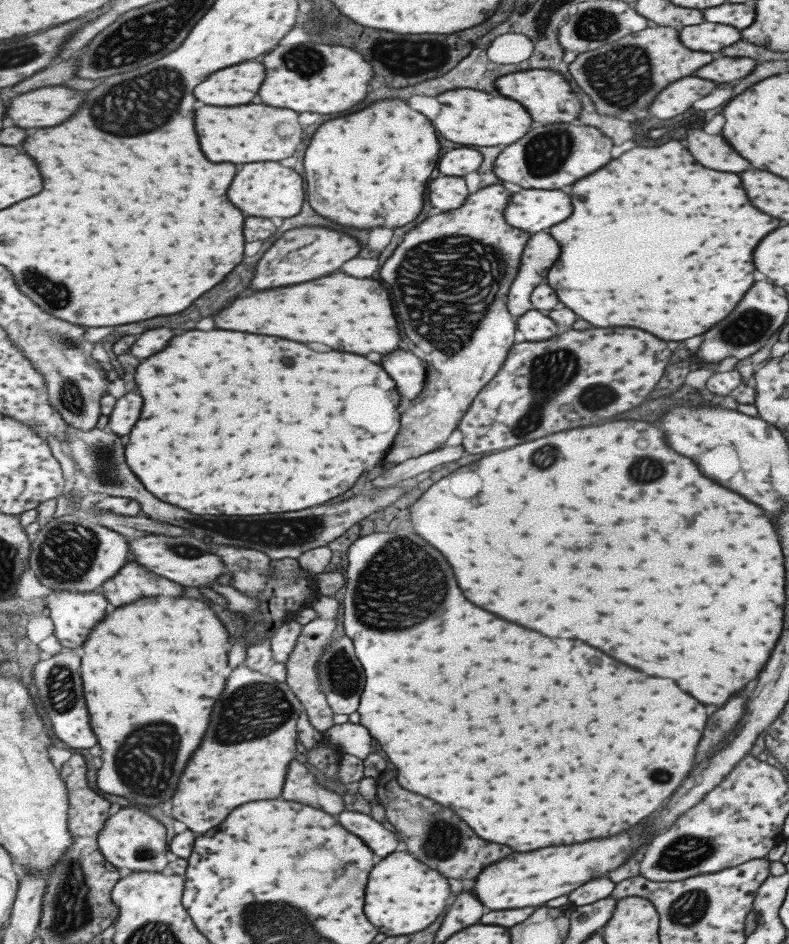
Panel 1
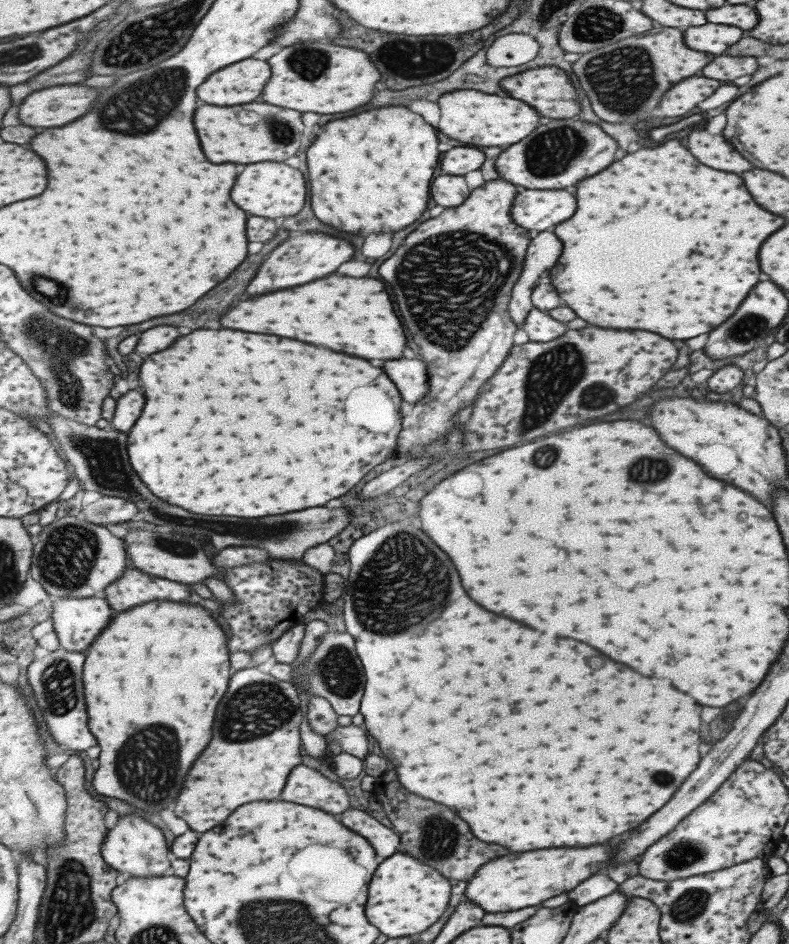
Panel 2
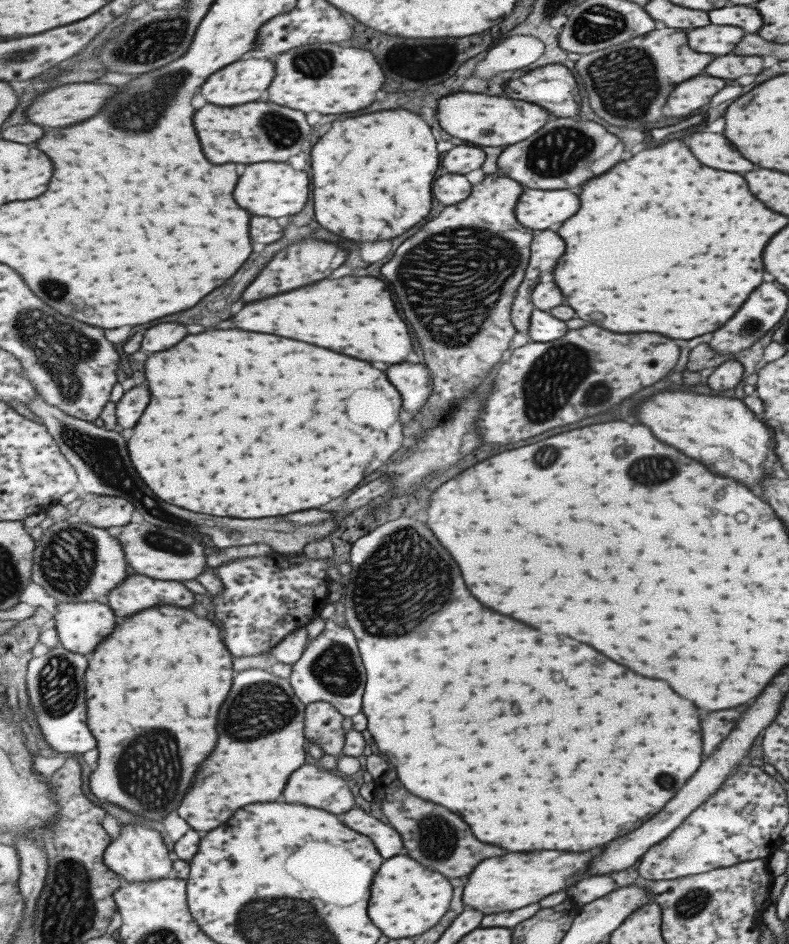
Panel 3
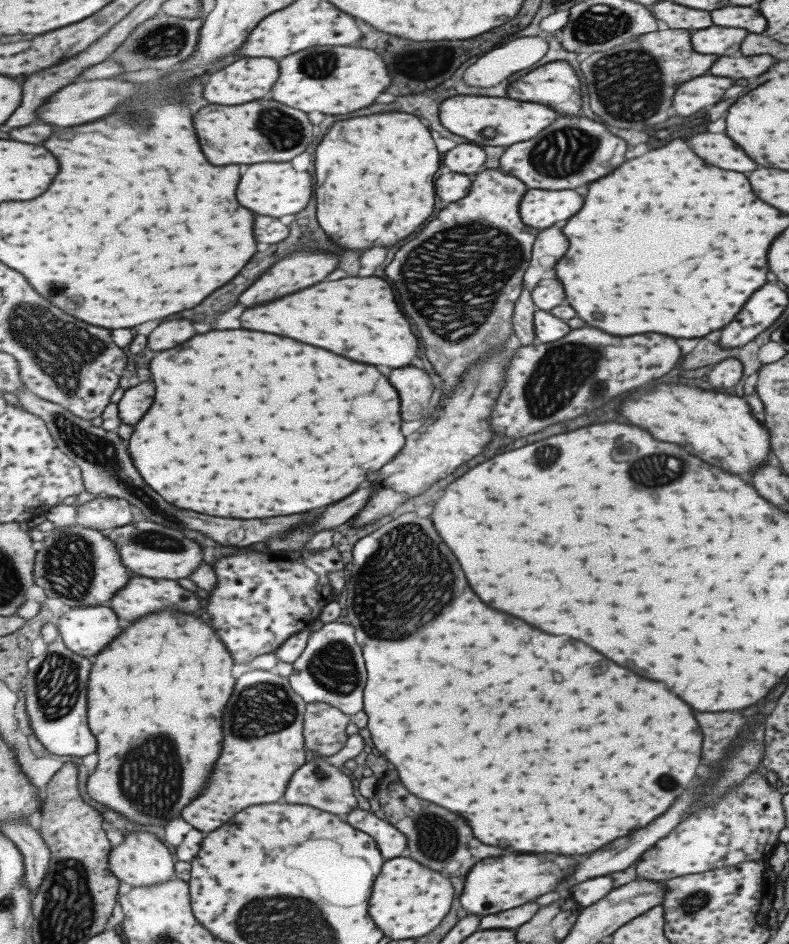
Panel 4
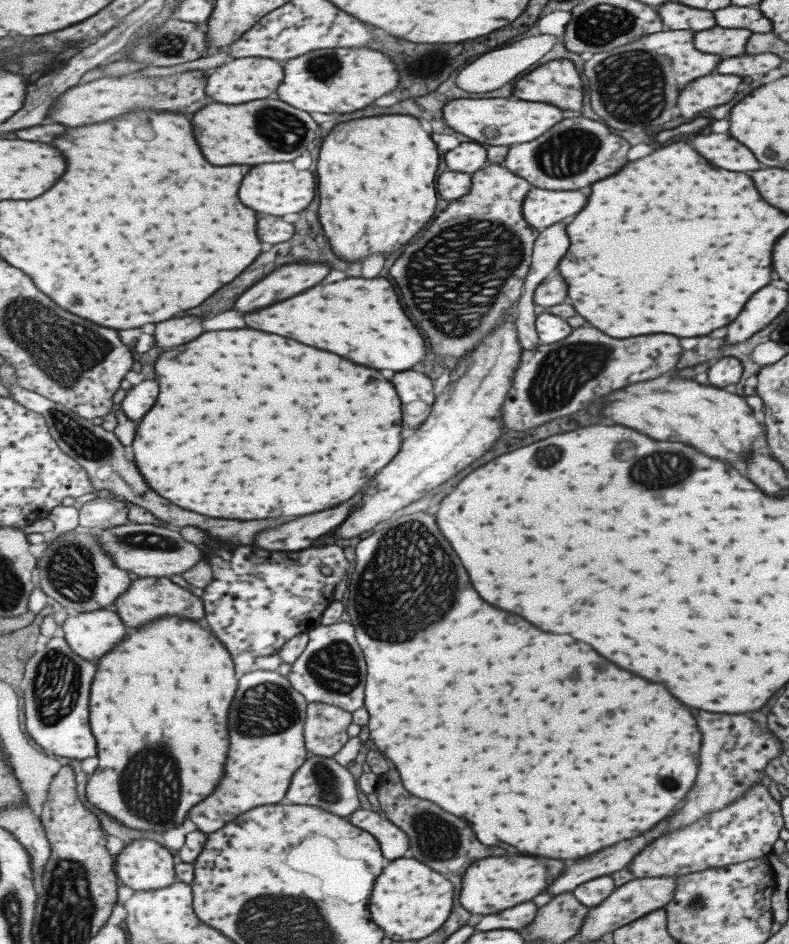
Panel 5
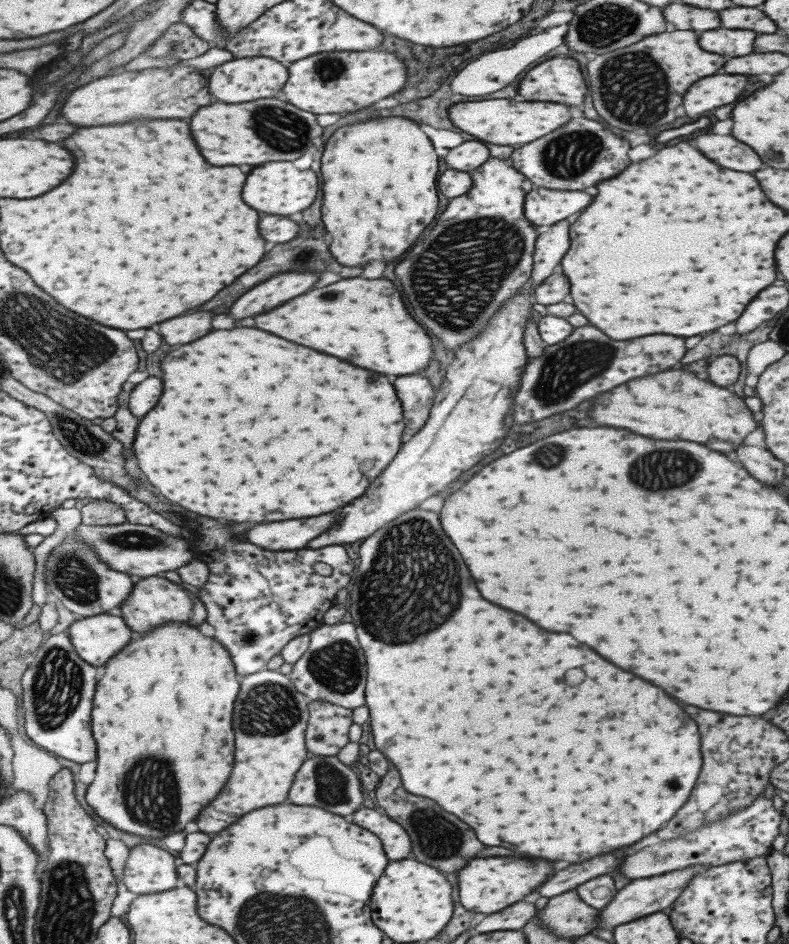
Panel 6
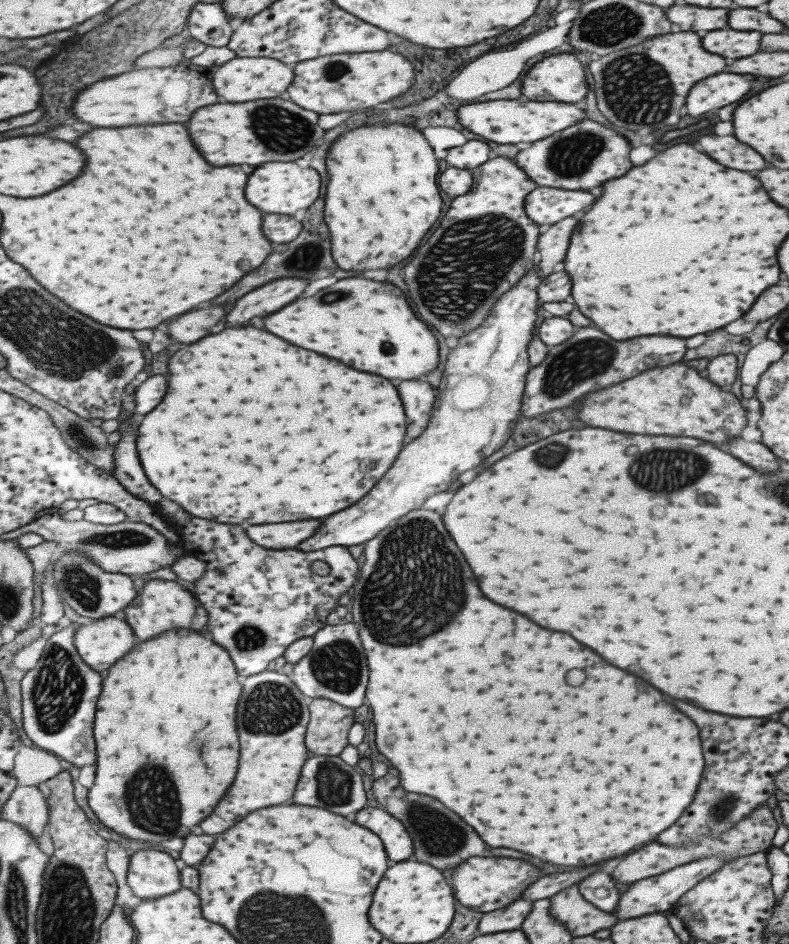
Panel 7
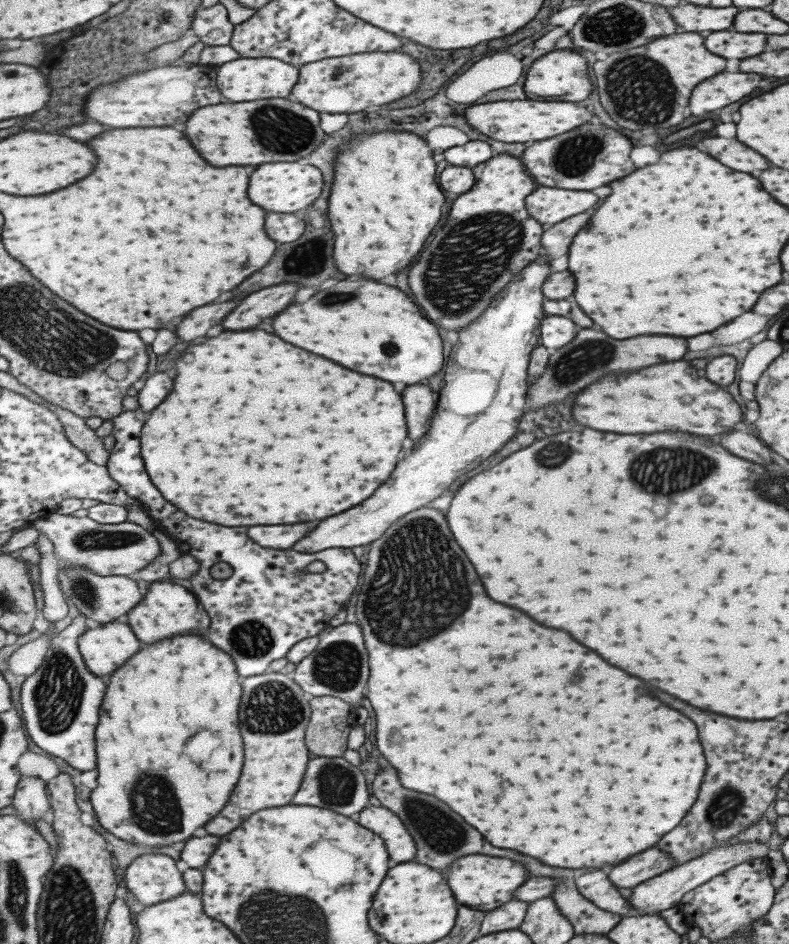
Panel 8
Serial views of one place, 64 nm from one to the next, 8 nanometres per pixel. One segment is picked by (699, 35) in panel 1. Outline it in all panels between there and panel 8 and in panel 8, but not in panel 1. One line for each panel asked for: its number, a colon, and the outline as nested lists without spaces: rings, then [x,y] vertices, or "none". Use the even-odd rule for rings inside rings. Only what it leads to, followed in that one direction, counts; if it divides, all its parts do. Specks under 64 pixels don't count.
2: [[[703,24],[687,28],[685,32],[685,46],[697,52],[707,54],[723,54],[731,44],[735,44],[743,32],[735,26],[723,26],[723,24]]]
3: [[[705,26],[697,30],[687,32],[687,42],[691,50],[697,50],[701,54],[729,54],[735,44],[741,40],[745,32],[741,28],[731,28],[731,26]]]
4: [[[709,26],[705,30],[691,32],[691,46],[699,54],[717,54],[717,56],[731,56],[739,50],[741,40],[747,36],[745,30],[737,28],[719,28]]]
5: [[[713,26],[711,30],[697,32],[693,36],[693,46],[701,52],[709,54],[719,54],[719,56],[739,56],[745,52],[745,44],[751,32],[735,28],[735,30],[725,30],[719,26]]]
6: [[[717,28],[717,30],[707,30],[699,36],[699,46],[705,52],[715,52],[727,58],[735,58],[735,56],[747,56],[753,52],[753,40],[755,40],[755,32],[751,30],[725,30],[725,28]]]
7: [[[717,30],[707,32],[701,38],[701,44],[711,54],[721,54],[723,58],[745,58],[759,50],[761,34],[757,32],[735,32],[735,30]]]
8: [[[721,30],[721,32],[711,32],[709,36],[705,36],[705,48],[711,54],[717,54],[725,60],[743,60],[763,52],[765,36]]]

